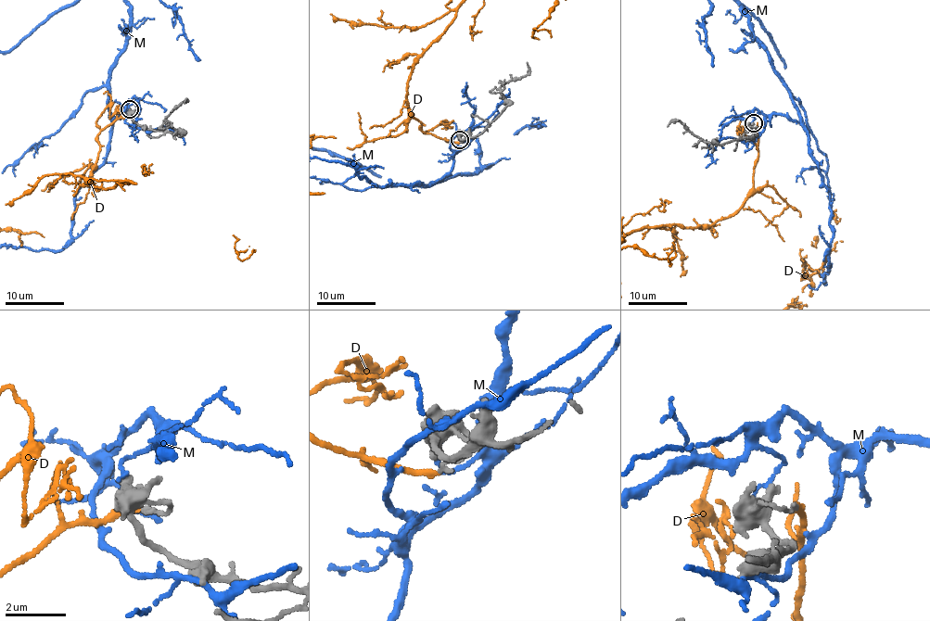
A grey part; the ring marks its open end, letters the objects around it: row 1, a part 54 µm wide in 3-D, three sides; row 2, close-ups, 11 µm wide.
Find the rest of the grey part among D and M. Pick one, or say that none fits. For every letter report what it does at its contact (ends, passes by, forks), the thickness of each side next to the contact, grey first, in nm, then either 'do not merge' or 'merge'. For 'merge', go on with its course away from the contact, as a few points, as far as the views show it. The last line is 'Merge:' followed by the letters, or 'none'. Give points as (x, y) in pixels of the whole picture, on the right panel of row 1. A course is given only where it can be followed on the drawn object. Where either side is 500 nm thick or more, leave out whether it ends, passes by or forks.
D: it ends | 130/180 nm | do not merge
M: it ends | 440/120 nm | do not merge
Merge: none

